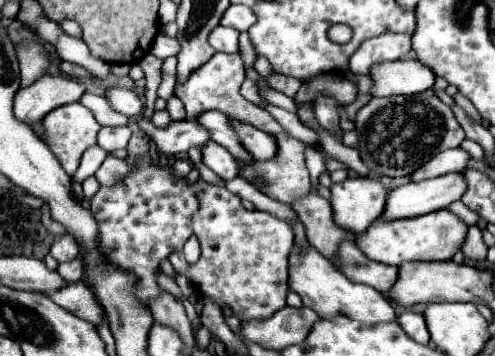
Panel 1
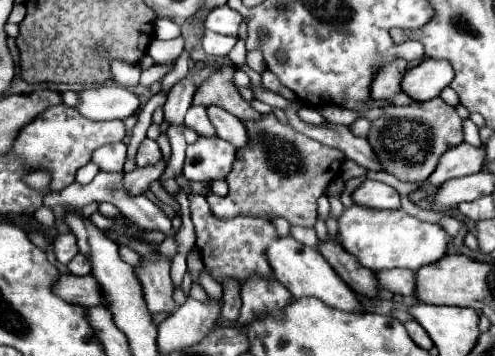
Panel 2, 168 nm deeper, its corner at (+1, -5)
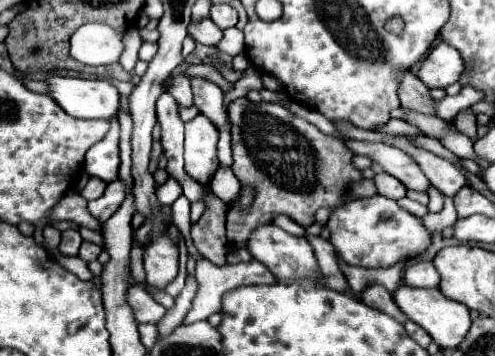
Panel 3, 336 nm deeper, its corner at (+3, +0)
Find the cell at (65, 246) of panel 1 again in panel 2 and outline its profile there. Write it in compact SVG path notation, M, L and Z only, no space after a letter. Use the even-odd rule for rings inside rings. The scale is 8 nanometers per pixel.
M73 233L57 235L57 237L53 239L53 253L55 253L55 257L57 257L59 263L67 265L67 263L77 255L77 245L75 245Z

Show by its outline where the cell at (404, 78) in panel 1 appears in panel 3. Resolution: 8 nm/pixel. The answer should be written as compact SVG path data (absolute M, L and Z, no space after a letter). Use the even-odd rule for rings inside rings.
M439 42L425 58L419 70L419 78L429 88L447 88L459 80L463 70L465 70L465 62L461 54L453 46Z

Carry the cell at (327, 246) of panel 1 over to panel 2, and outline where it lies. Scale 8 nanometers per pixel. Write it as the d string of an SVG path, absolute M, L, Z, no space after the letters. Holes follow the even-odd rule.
M327 235L325 241L319 241L317 251L327 259L327 263L339 273L339 277L359 295L375 297L375 275L371 269L363 267L349 251L343 249L337 235Z

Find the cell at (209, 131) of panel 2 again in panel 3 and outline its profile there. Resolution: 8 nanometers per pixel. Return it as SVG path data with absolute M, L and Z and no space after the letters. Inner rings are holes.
M175 74L175 76L171 76L167 92L179 102L179 106L191 106L193 104L193 92L191 92L189 76L187 74Z

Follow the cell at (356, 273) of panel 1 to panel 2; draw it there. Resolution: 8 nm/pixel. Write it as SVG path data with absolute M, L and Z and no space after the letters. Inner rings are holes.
M387 269L387 271L375 271L377 287L379 291L391 291L399 295L413 295L415 285L413 277L415 273L409 269Z

